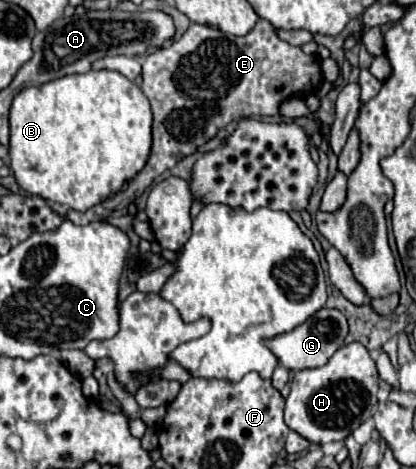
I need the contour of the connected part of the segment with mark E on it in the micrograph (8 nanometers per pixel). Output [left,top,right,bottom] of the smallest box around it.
[63,19,323,225]

